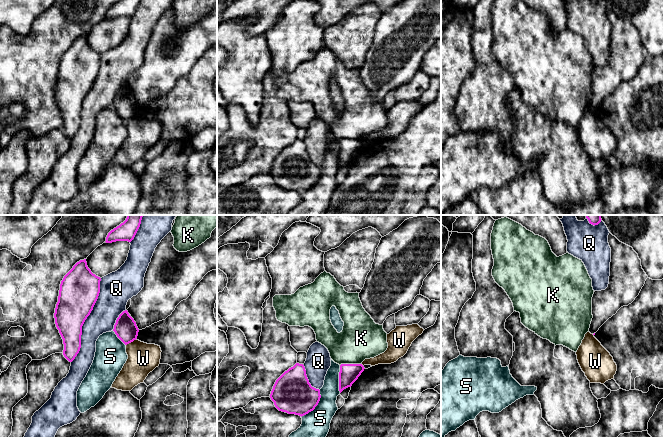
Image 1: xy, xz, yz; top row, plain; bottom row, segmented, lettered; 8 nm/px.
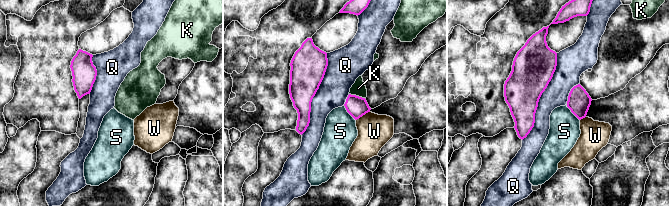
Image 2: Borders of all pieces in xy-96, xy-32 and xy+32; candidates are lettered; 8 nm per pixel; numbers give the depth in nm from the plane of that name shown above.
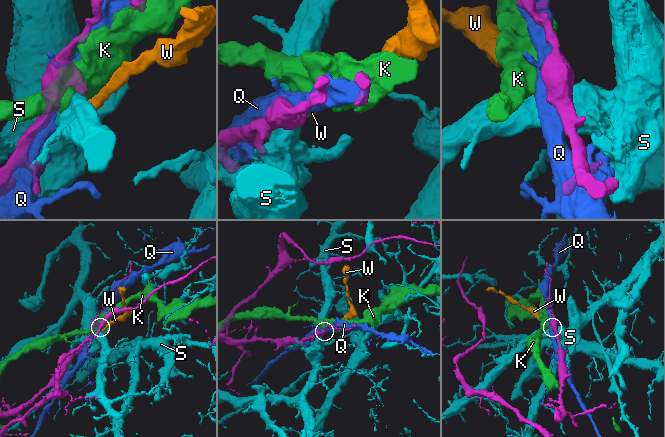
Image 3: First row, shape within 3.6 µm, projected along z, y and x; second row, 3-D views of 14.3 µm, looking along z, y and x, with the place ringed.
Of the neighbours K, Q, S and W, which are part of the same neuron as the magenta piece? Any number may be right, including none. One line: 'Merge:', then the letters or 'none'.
Merge: none

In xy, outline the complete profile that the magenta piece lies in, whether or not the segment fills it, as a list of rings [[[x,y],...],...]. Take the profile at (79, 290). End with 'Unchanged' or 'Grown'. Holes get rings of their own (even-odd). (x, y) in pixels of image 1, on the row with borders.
[[[86,259],[77,262],[61,281],[54,318],[63,339],[63,355],[69,362],[72,362],[80,351],[82,326],[98,299],[100,281],[101,278],[88,268]]]. Unchanged

